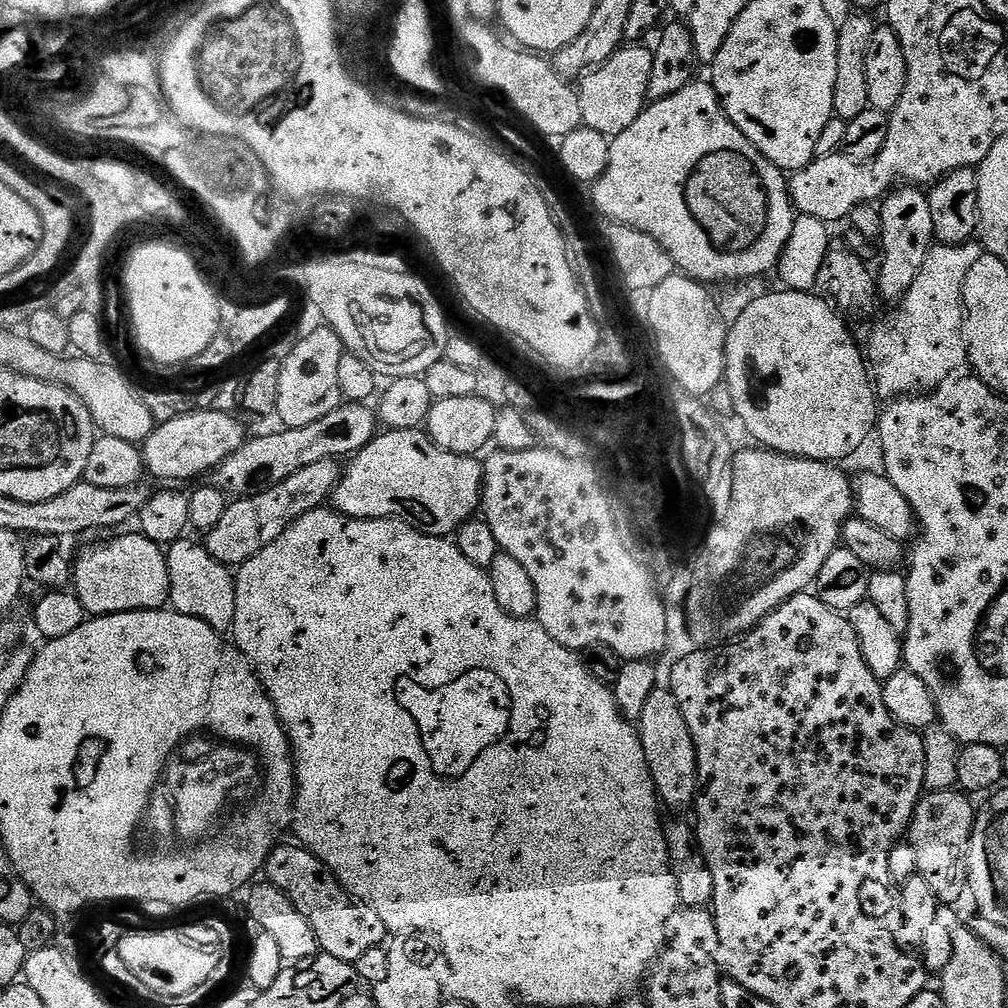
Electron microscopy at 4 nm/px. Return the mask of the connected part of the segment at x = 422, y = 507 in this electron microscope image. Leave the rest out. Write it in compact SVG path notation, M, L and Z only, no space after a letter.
M397 428L391 430L381 431L369 444L356 453L347 461L346 467L343 469L340 484L337 486L335 492L332 493L331 503L334 505L335 511L341 512L343 516L350 518L358 518L359 520L390 520L399 518L405 524L412 524L419 528L421 532L427 536L443 536L445 538L451 537L458 531L466 521L473 519L477 515L478 509L482 504L482 493L484 490L484 470L481 461L476 456L459 456L453 452L442 450L427 434L427 431L417 430L411 428L410 430L398 430Z

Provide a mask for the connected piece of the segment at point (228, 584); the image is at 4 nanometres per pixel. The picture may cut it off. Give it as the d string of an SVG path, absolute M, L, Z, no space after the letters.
M191 538L177 540L167 549L166 555L170 570L171 607L182 613L183 616L198 618L202 622L206 622L216 632L227 633L231 629L236 613L236 581L233 569L229 565L218 562L218 558L214 558L214 554L210 554L203 543L196 541L195 544Z

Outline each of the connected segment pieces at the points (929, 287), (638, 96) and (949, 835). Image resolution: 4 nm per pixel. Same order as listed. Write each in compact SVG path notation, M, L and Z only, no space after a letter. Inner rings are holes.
M976 240L964 244L938 242L927 252L922 270L895 310L891 311L894 313L876 333L873 331L867 337L866 360L875 387L881 393L889 392L889 397L900 398L905 394L931 390L951 373L948 372L951 368L967 361L963 329L964 284L971 267L983 254L983 245Z
M621 46L605 64L593 68L579 81L583 127L598 130L598 134L611 138L622 134L626 126L632 125L634 118L643 114L649 103L648 87L650 74L654 70L654 58L651 47L640 47L644 46Z
M960 790L928 792L916 808L910 829L910 843L918 858L918 874L926 878L930 890L939 898L941 905L955 905L955 900L965 899L968 886L968 851L972 841L972 831L976 825L977 809L972 809L969 797Z

